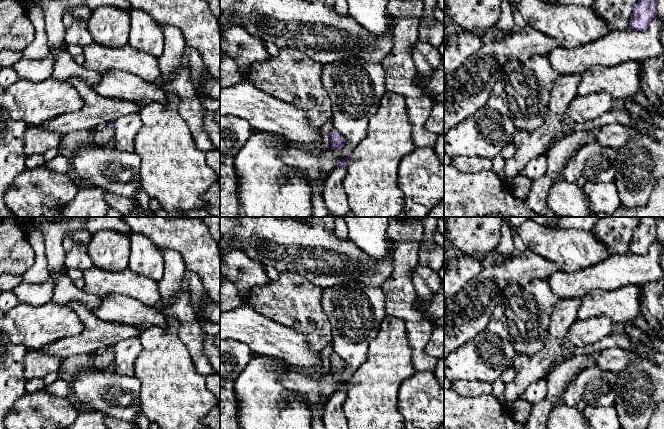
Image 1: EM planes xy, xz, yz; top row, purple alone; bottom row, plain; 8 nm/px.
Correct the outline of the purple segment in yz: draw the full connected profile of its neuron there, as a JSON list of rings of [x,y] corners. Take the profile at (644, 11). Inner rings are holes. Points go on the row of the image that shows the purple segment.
[[[638,0],[629,20],[629,28],[645,31],[657,15],[657,0]]]

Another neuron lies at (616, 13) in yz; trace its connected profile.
[[[595,0],[592,10],[608,23],[613,31],[623,31],[629,27],[630,16],[637,1]]]

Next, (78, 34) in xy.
[[[77,20],[71,27],[66,29],[65,42],[69,45],[80,45],[82,47],[92,44],[93,38],[88,30],[87,22]]]

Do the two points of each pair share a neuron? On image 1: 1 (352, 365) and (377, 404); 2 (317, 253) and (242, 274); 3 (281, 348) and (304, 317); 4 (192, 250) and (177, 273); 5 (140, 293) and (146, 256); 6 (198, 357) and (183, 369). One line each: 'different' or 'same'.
1: different
2: different
3: different
4: different
5: different
6: different

